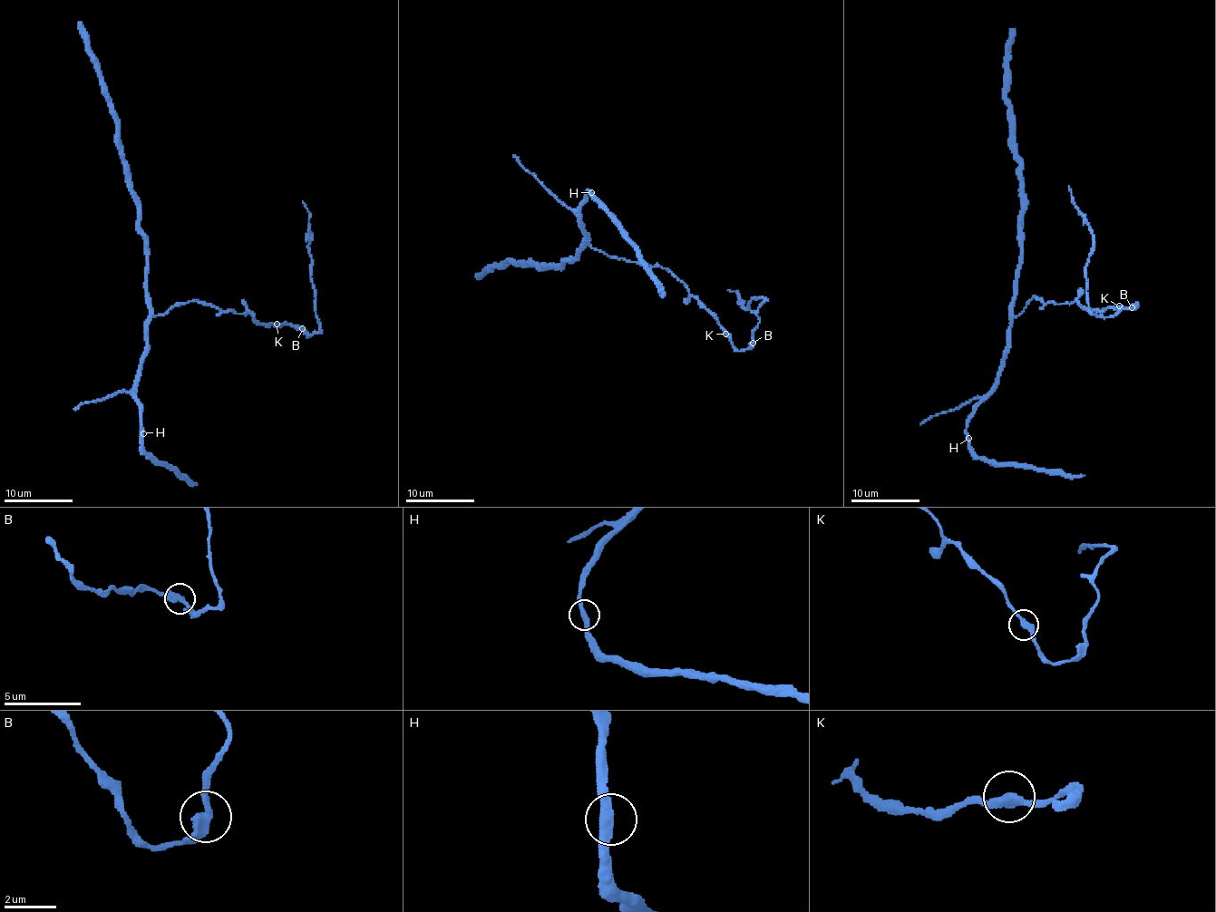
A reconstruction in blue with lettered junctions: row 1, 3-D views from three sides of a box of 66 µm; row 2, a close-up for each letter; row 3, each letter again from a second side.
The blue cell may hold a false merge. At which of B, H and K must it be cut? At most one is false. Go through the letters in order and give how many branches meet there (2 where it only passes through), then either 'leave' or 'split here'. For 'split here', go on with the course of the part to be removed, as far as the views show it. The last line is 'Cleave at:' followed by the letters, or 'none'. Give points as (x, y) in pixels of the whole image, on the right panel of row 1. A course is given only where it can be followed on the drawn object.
B: 2 branches meet; split here; foreign part runs (1132, 307), (1101, 317), (1094, 315), (1088, 307), (1086, 266), (1093, 247), (1093, 229), (1073, 200), (1069, 186)
H: 2 branches meet; leave
K: 2 branches meet; leave
Cleave at: B

